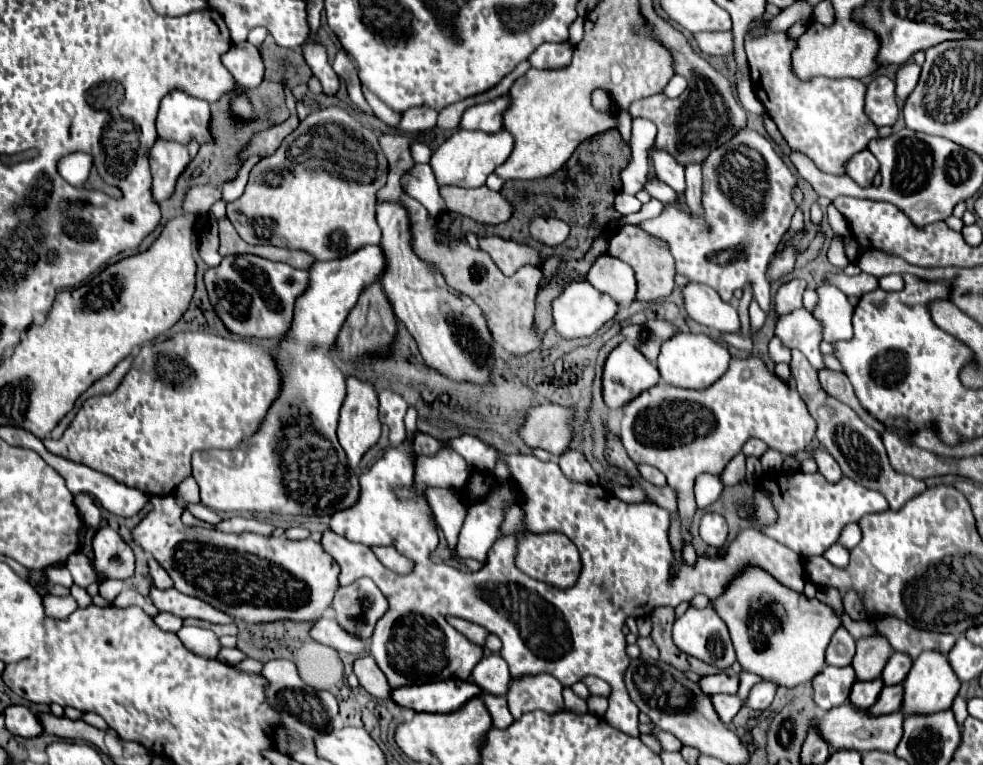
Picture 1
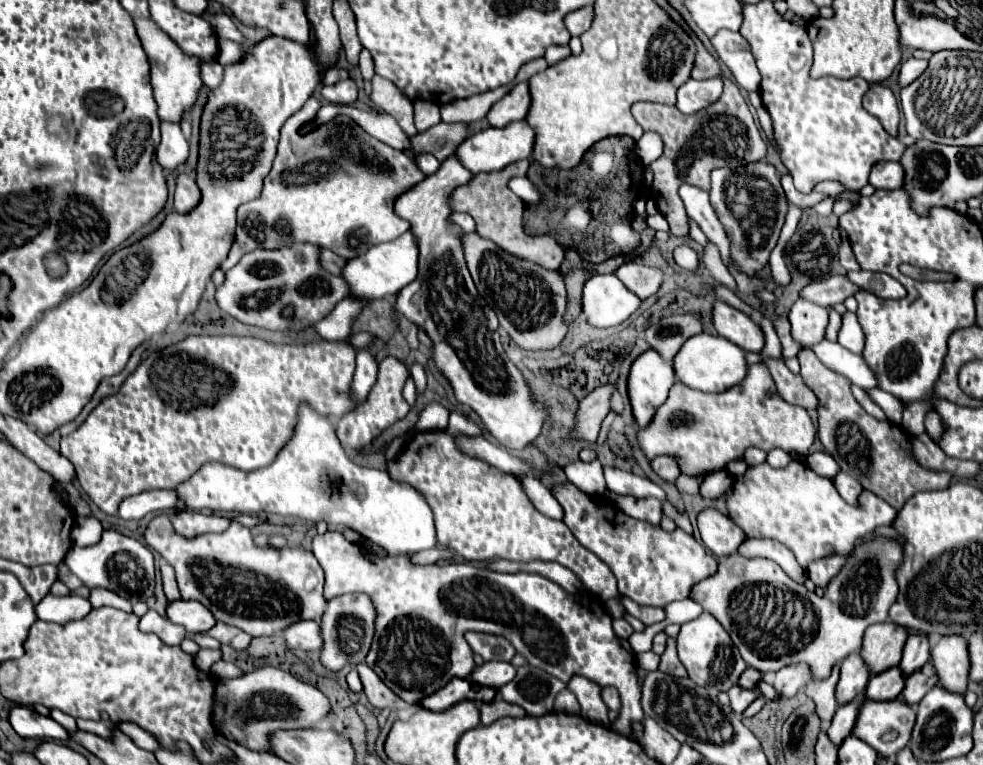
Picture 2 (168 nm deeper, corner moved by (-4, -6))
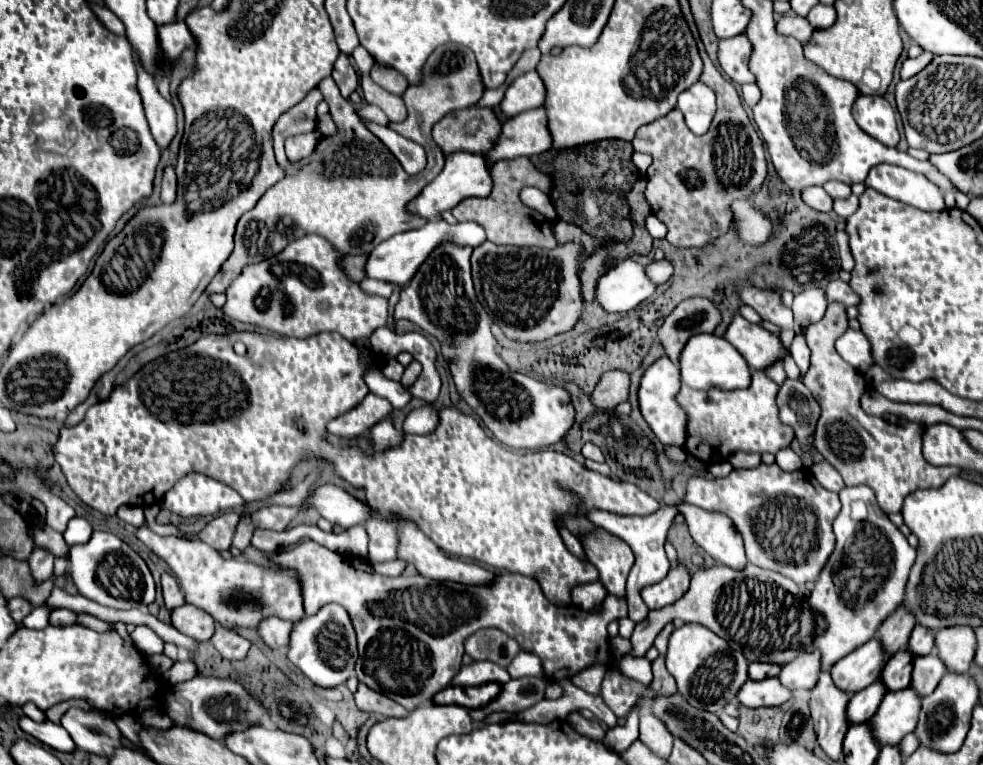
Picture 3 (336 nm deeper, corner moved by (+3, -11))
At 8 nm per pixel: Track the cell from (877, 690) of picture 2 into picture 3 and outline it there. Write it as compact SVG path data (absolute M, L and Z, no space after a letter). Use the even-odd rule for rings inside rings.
M896 652L886 666L882 668L882 676L880 682L884 684L884 688L888 692L896 692L896 690L904 690L910 686L910 672L912 672L912 662L914 656L910 652Z

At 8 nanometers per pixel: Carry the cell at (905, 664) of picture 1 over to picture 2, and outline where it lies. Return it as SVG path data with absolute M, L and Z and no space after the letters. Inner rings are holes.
M911 635L903 647L903 659L899 667L905 675L911 675L915 669L923 667L925 661L929 661L929 641L925 635Z

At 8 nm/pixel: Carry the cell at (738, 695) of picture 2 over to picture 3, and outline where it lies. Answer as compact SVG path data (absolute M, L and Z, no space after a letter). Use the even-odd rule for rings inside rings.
M766 678L760 682L746 680L736 700L746 708L762 708L762 706L782 706L792 698L792 692L784 688L778 678Z

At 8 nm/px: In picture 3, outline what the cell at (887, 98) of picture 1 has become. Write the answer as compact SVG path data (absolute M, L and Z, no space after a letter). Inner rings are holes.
M860 94L852 108L854 120L858 126L882 142L884 146L896 146L900 134L896 130L896 118L892 106L882 96L864 96Z

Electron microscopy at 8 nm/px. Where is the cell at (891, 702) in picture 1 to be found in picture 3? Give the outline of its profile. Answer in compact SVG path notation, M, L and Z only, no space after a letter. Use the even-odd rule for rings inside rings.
M932 650L928 656L914 660L910 688L916 690L920 696L928 696L938 686L944 674L946 674L946 668L942 660L936 656L936 650Z

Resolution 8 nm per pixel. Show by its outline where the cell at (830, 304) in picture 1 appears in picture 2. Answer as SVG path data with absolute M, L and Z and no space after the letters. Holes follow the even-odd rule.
M845 313L843 315L843 327L839 331L839 345L843 345L845 349L849 349L855 355L863 353L865 335L863 335L863 329L861 329L855 313Z

